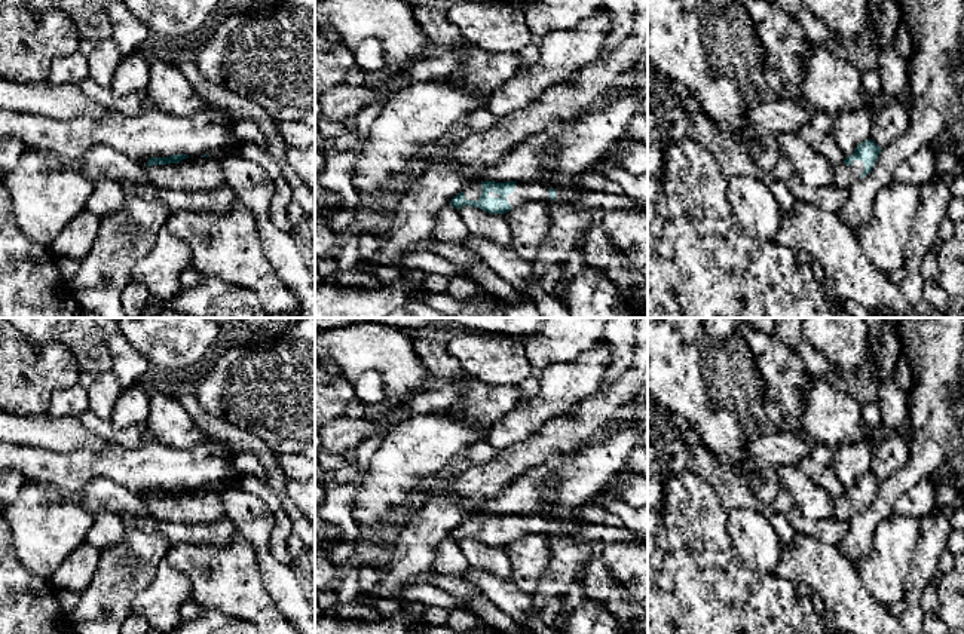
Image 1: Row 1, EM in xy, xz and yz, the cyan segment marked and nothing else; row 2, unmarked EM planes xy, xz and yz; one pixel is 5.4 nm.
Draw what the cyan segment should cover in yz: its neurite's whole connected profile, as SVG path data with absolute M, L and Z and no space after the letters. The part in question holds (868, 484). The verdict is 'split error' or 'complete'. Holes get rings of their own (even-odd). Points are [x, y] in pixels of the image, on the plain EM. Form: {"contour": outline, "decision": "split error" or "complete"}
{"contour": "M870 471L860 475L851 488L833 500L833 518L848 521L866 509L872 503L879 484L881 481Z", "decision": "split error"}

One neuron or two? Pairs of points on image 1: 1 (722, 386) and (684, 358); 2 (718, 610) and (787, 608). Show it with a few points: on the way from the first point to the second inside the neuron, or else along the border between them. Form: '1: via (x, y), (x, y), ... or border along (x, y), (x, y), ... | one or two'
1: border along (703, 380), (707, 401), (715, 409), (724, 410) | two
2: via (735, 612), (770, 612) | one

